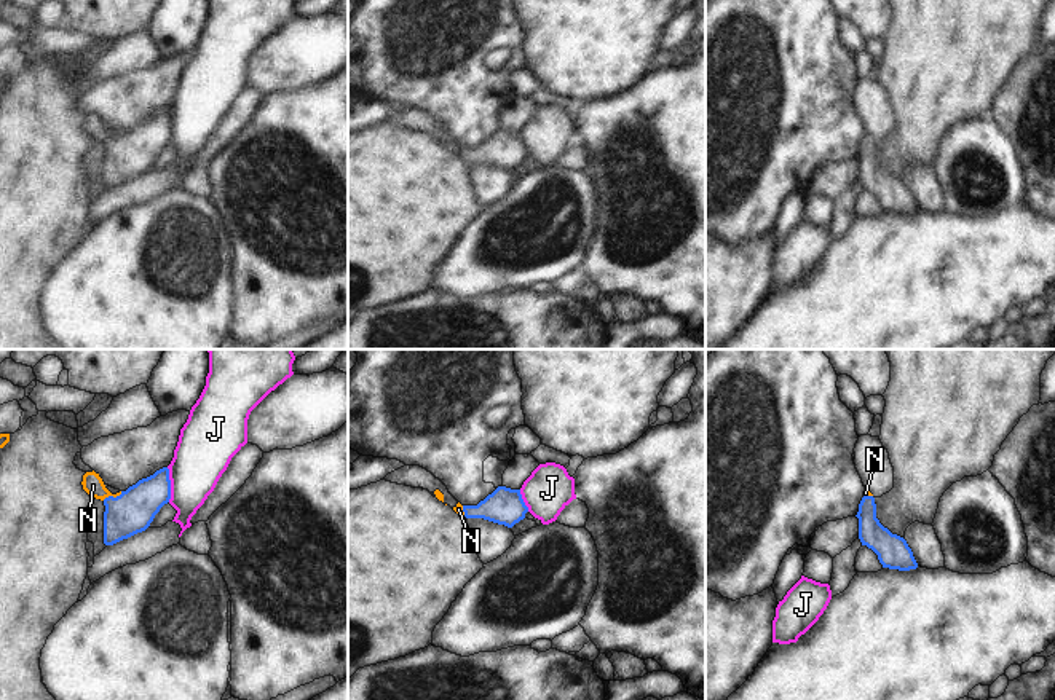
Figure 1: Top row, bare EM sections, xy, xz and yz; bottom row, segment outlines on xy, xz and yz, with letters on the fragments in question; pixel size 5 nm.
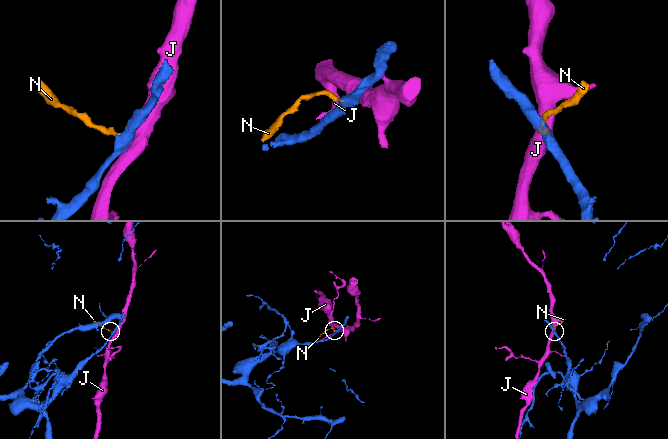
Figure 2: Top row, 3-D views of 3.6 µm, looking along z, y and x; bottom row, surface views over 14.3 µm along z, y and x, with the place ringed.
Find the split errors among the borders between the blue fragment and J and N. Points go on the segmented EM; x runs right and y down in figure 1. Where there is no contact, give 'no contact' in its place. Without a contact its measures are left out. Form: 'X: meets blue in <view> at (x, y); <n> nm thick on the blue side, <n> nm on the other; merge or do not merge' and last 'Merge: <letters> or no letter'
J: meets blue in xy at (169, 485); 220 nm thick on the blue side, 280 nm on the other; do not merge
N: meets blue in xy at (112, 496); 220 nm thick on the blue side, 100 nm on the other; merge
Merge: N

